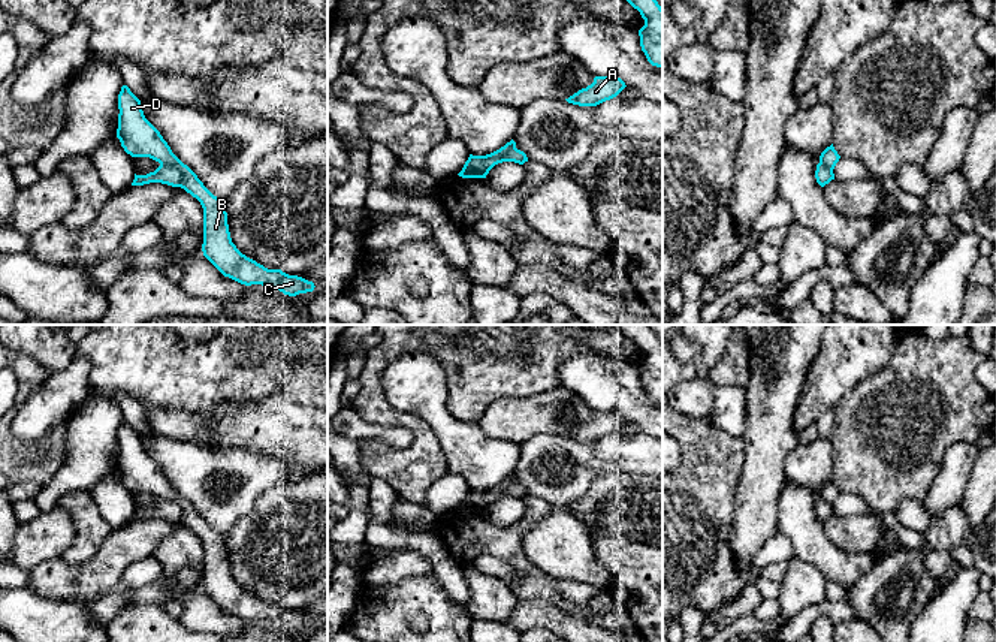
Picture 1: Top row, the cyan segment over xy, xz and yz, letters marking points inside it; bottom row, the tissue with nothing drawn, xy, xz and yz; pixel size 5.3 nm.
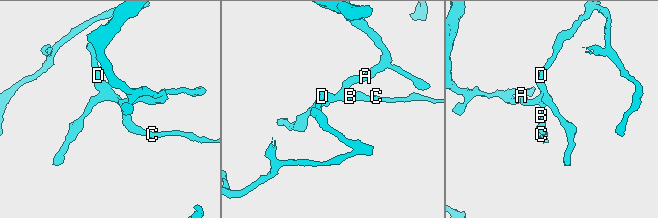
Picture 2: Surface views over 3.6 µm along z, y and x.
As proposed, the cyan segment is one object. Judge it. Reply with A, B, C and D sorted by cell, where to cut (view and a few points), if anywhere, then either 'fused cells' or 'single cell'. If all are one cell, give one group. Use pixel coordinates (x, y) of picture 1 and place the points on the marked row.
groups A / B C D; cut xy (160, 163), (175, 166), (181, 172), (181, 187); fused cells

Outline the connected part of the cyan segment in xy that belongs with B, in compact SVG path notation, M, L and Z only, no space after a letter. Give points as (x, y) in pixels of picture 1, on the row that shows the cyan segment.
M127 85L118 94L117 138L132 157L150 157L160 165L175 166L182 172L182 187L203 208L203 256L224 275L241 284L262 284L268 290L280 290L296 296L314 290L314 283L281 269L268 269L242 254L232 242L227 213L221 199L214 196L197 175L170 150L160 132L145 118L141 100Z

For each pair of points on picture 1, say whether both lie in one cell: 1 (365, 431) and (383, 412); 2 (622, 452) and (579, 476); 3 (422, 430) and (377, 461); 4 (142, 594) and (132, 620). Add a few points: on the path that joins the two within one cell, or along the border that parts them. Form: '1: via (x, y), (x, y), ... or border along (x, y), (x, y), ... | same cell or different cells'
1: border along (352, 406), (368, 422), (404, 427), (407, 430) | different cells
2: border along (592, 442), (594, 458), (589, 464), (601, 473) | different cells
3: via (420, 443), (403, 461), (391, 461) | same cell
4: border along (162, 605), (127, 603), (109, 623) | different cells

